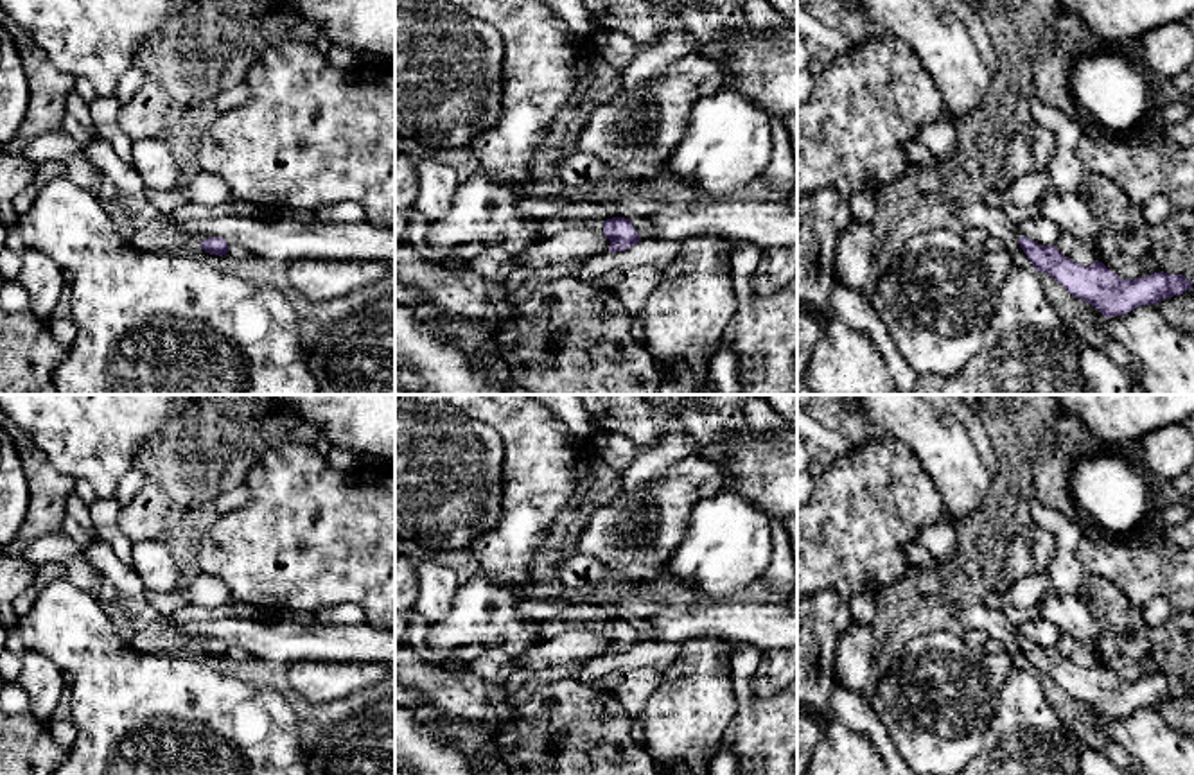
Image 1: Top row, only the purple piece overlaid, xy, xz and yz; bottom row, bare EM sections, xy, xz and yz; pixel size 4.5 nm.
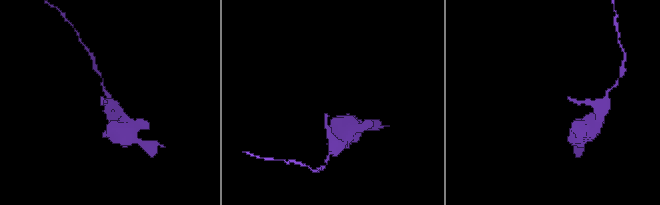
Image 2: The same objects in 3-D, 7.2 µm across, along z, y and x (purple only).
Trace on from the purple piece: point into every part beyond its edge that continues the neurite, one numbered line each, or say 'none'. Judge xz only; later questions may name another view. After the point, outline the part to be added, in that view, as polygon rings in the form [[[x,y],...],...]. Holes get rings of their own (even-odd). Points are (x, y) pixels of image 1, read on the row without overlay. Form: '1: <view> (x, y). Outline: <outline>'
none

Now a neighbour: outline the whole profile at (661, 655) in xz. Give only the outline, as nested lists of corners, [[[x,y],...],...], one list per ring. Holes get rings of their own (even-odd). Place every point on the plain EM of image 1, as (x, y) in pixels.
[[[643,640],[636,648],[618,655],[600,655],[587,660],[578,669],[578,680],[591,685],[593,680],[618,671],[655,667],[663,673],[679,658],[680,644]]]

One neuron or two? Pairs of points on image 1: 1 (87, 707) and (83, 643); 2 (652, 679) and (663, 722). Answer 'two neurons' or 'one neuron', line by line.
1: one neuron
2: two neurons

